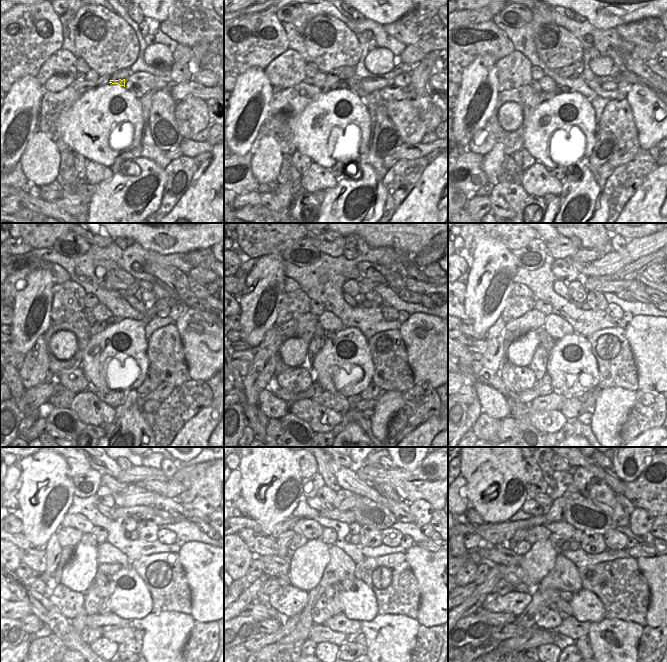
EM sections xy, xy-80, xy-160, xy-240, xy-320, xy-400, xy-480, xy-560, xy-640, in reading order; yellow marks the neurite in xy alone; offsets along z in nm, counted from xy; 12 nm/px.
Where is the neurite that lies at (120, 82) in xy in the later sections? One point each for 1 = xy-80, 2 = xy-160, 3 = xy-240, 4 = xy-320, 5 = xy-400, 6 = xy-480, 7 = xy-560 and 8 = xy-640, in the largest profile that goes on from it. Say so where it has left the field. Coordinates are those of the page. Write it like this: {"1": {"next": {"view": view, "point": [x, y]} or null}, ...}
{"1": {"next": {"view": "xy-80", "point": [344, 85]}}, "2": {"next": {"view": "xy-160", "point": [559, 90]}}, "3": {"next": {"view": "xy-240", "point": [99, 326]}}, "4": {"next": {"view": "xy-320", "point": [317, 342]}}, "5": {"next": {"view": "xy-400", "point": [538, 365]}}, "6": {"next": {"view": "xy-480", "point": [91, 597]}}, "7": {"next": {"view": "xy-560", "point": [320, 614]}}, "8": {"next": {"view": "xy-640", "point": [548, 618]}}}

